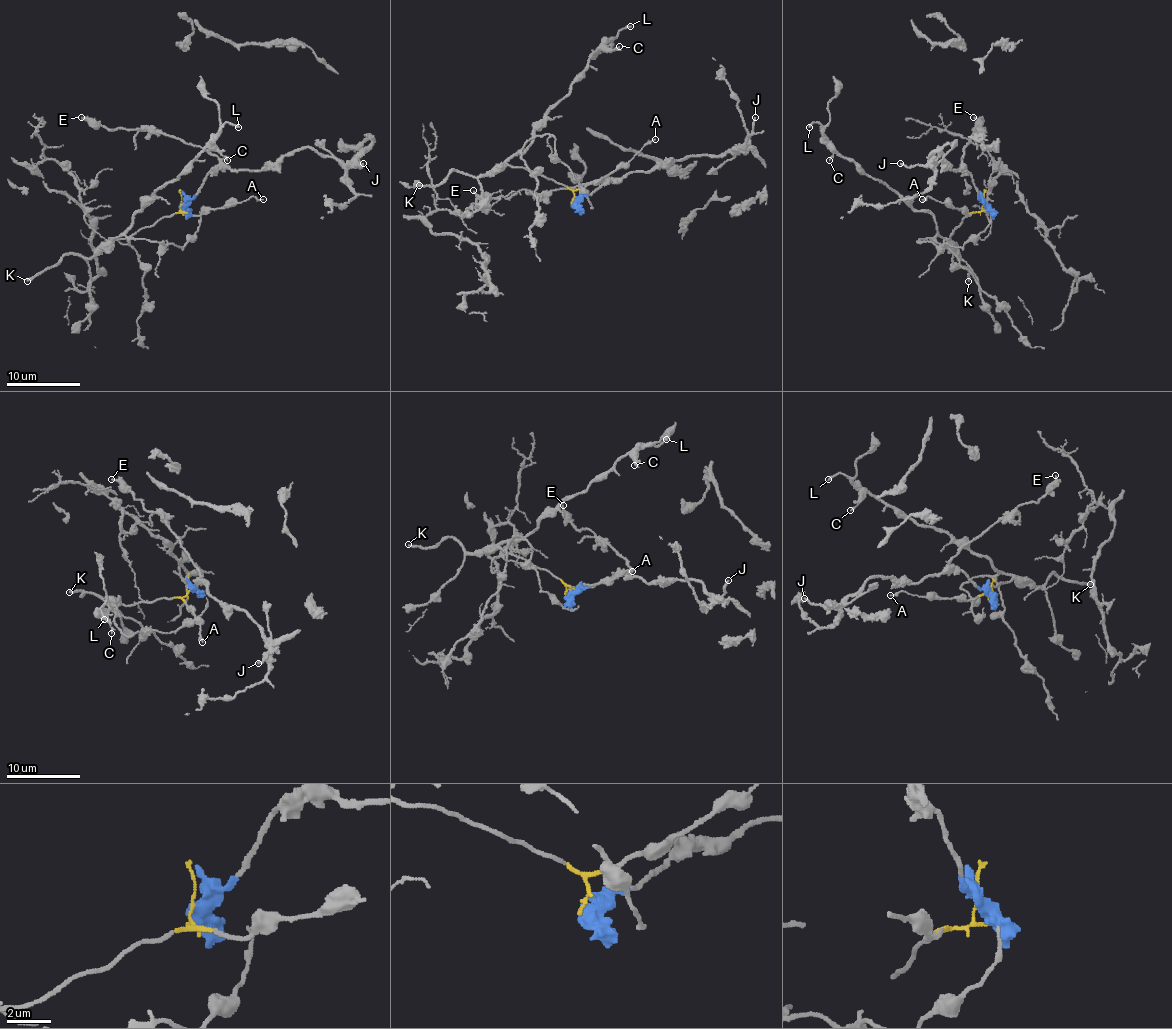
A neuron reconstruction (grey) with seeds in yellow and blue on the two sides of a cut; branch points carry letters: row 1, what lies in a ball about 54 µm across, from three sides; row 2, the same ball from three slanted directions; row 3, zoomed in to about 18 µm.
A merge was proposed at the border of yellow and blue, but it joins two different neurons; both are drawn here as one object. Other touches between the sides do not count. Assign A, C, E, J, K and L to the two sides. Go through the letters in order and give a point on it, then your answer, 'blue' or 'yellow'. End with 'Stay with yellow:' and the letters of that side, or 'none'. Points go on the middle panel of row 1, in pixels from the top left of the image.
A: (655, 139) | yellow
C: (619, 46) | yellow
E: (473, 190) | blue
J: (755, 117) | blue
K: (419, 185) | yellow
L: (630, 26) | yellow
Stay with yellow: A, C, K, L

